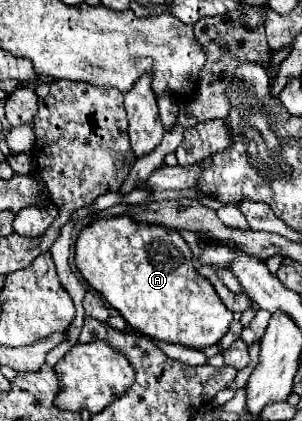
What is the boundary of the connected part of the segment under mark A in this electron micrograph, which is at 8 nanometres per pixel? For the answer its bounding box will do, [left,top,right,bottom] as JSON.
[75,216,233,350]

